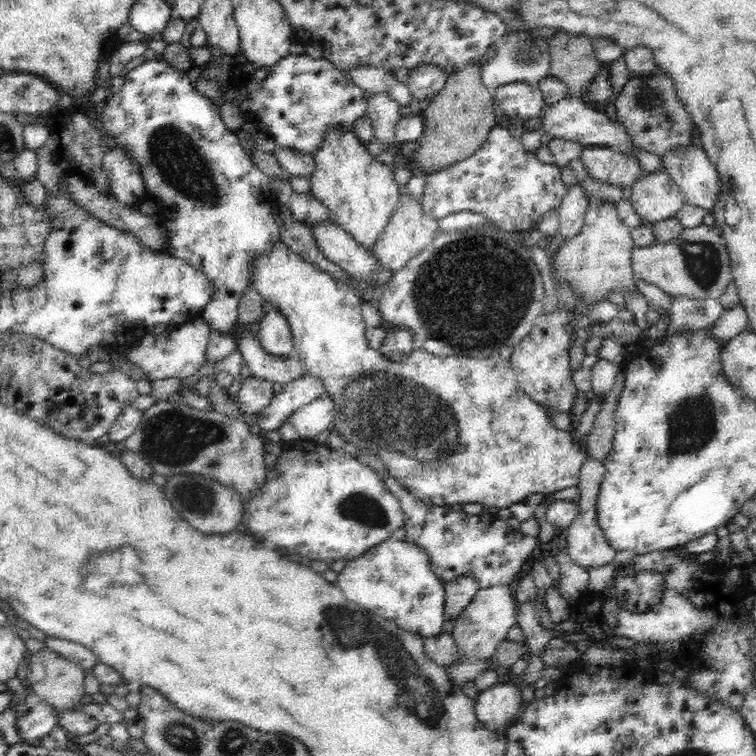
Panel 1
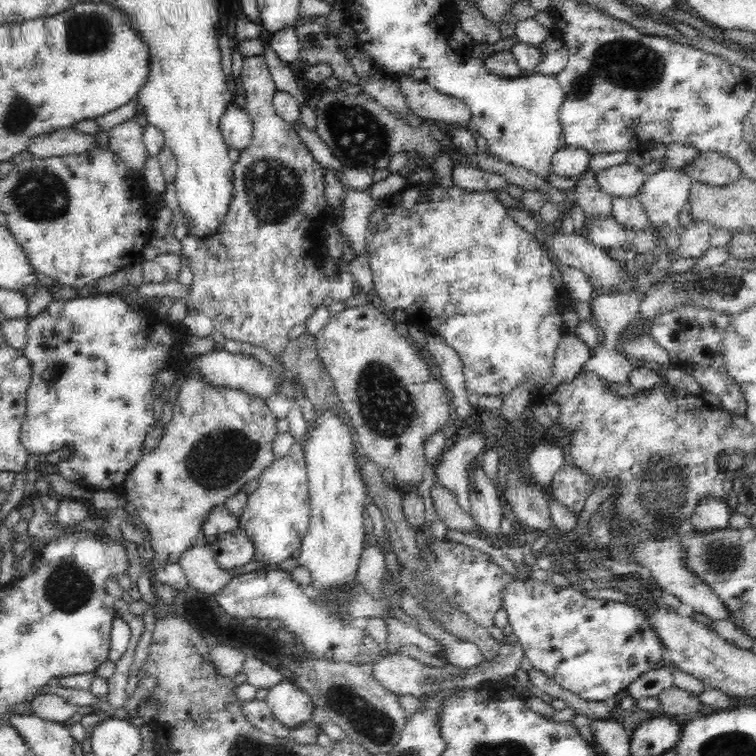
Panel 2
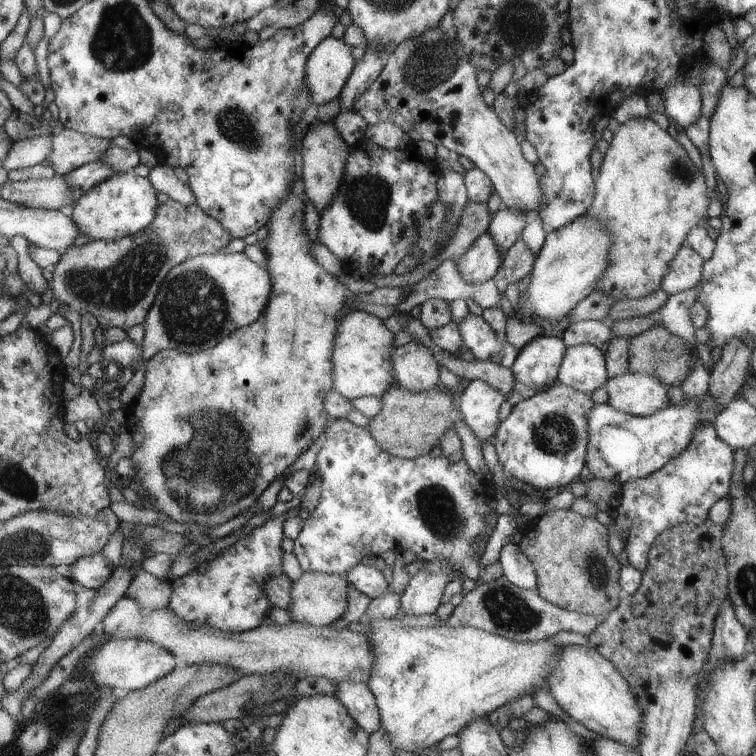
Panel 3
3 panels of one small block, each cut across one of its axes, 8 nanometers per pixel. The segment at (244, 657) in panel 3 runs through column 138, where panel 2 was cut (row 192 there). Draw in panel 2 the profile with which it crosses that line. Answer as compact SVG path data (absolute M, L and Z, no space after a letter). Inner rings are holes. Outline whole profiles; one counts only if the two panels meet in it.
M625 162L606 170L594 171L593 176L601 192L608 193L612 198L636 196L647 179L640 167Z

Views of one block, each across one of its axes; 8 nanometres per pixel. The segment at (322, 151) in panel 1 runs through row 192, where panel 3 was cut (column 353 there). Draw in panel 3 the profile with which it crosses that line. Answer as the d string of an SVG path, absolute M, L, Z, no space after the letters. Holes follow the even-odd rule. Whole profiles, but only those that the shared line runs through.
M354 310L340 321L335 338L334 363L337 390L347 399L375 396L381 398L388 392L388 386L395 377L392 355L394 352L394 334L388 330L379 316L366 311Z

